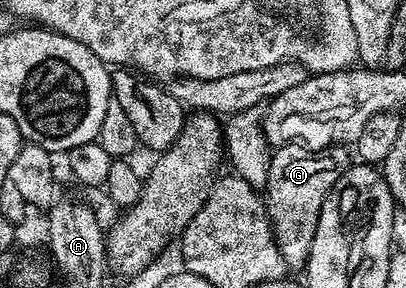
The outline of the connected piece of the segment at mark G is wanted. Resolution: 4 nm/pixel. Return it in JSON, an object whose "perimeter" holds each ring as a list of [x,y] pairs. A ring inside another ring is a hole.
{"perimeter":[[[294,144],[280,145],[273,150],[264,193],[268,198],[270,224],[274,227],[280,255],[284,255],[291,270],[301,270],[305,266],[312,239],[316,235],[316,223],[320,219],[322,204],[351,164],[352,153],[345,144],[333,144],[318,152]]]}

